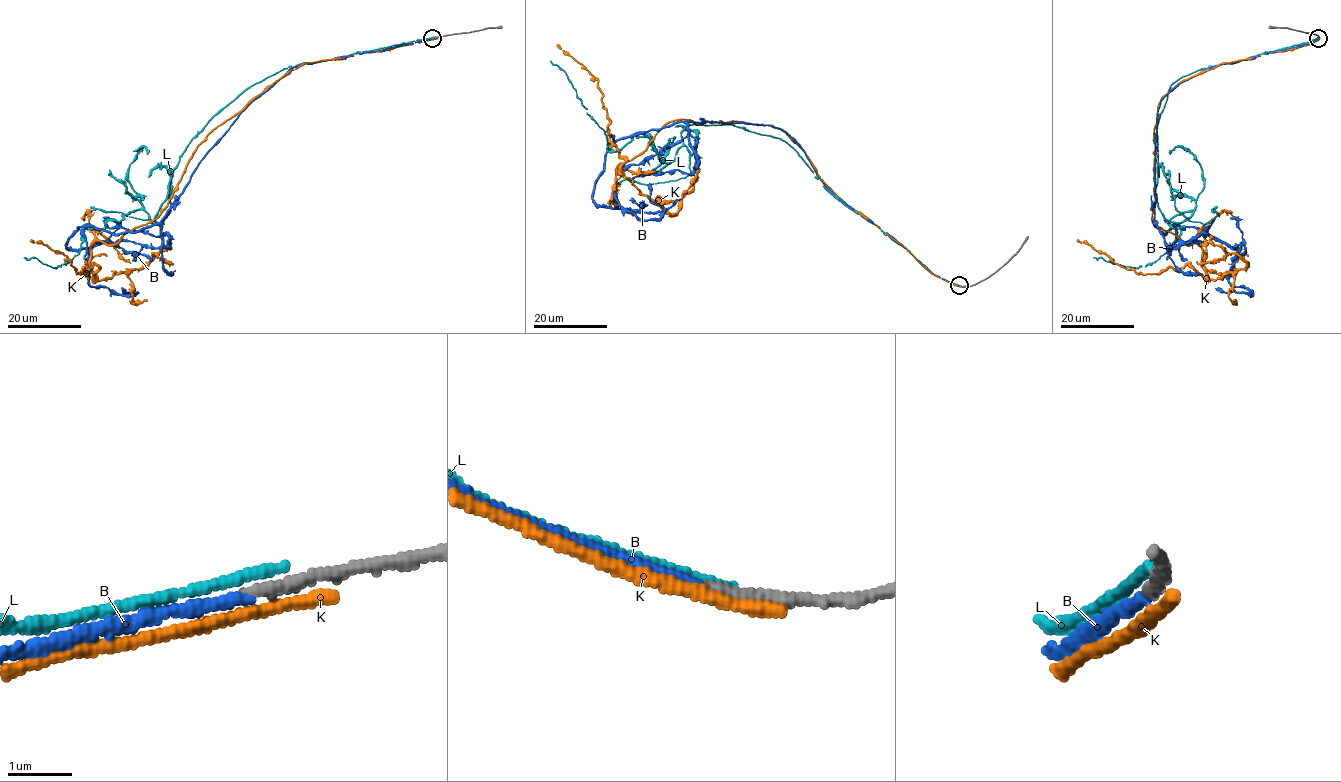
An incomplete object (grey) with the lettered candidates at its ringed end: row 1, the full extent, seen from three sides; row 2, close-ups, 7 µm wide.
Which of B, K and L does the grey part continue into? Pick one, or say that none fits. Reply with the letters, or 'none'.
B

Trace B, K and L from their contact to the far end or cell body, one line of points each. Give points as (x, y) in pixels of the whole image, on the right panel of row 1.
B: (1318, 38), (1207, 68), (1161, 101), (1154, 224), (1240, 248), (1228, 281), (1252, 294), (1215, 288)
K: (1319, 38), (1224, 62), (1161, 99), (1152, 220), (1196, 242), (1204, 276), (1185, 265), (1126, 269), (1077, 240)
L: (1318, 37), (1175, 82), (1156, 203), (1177, 222), (1194, 209), (1165, 220), (1184, 229), (1145, 266), (1093, 257)

